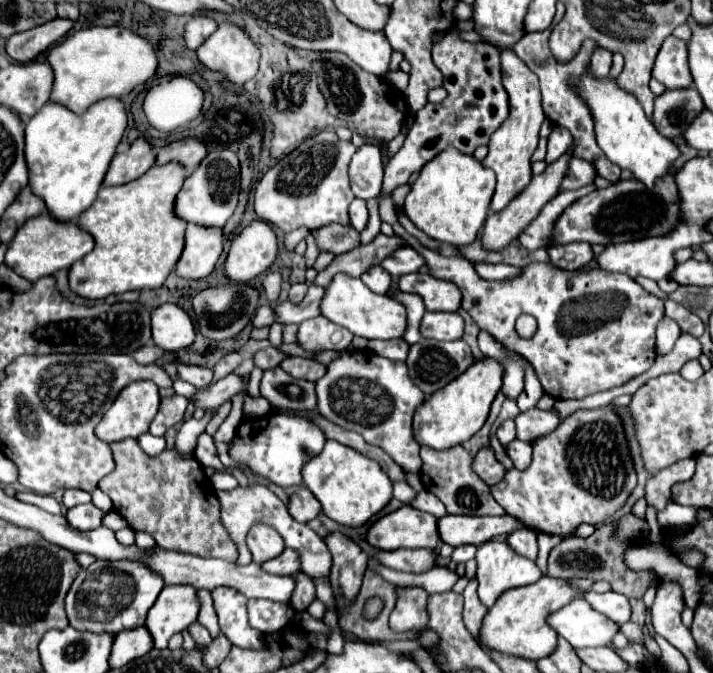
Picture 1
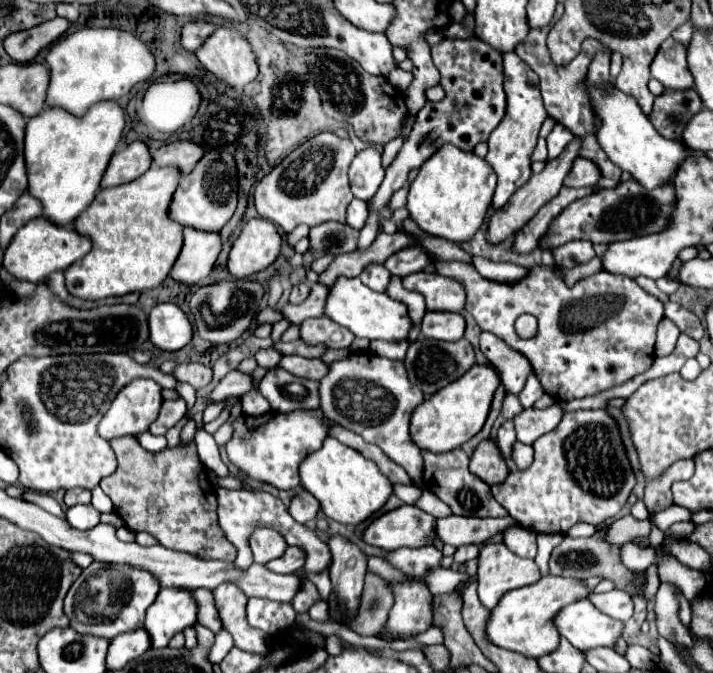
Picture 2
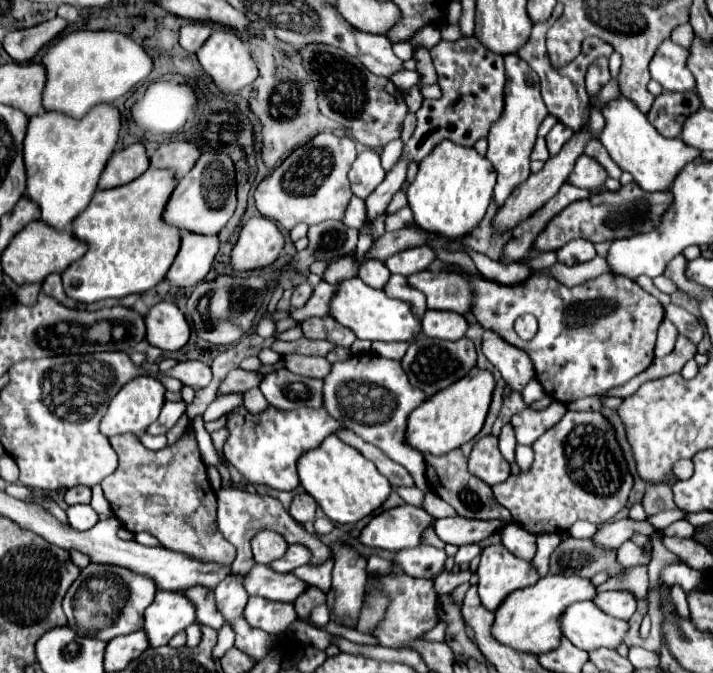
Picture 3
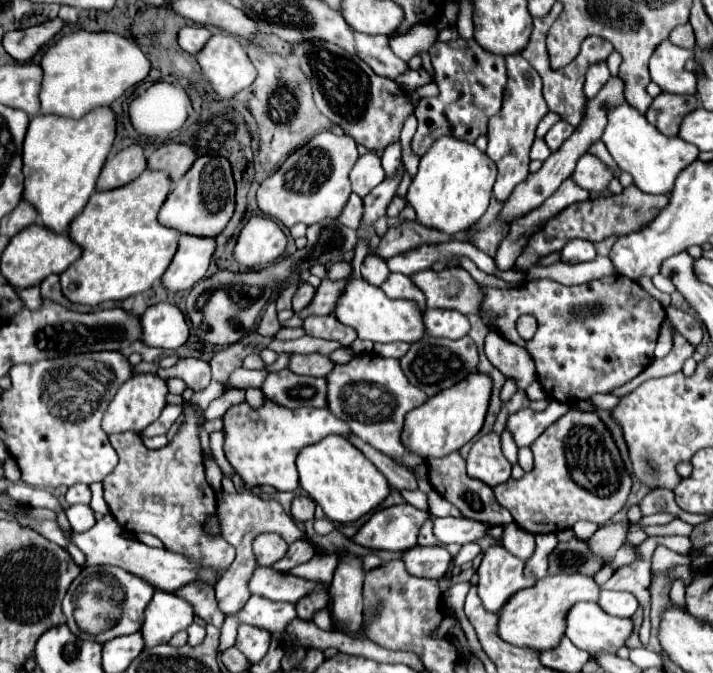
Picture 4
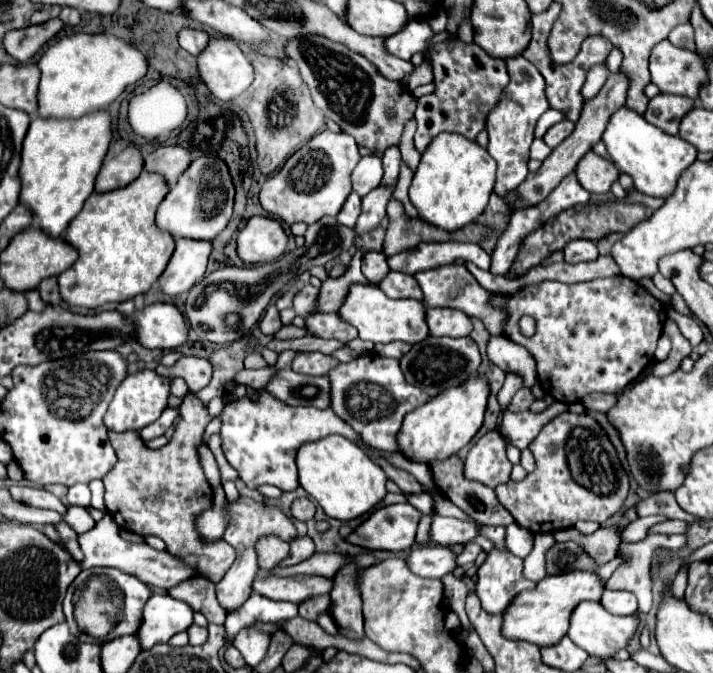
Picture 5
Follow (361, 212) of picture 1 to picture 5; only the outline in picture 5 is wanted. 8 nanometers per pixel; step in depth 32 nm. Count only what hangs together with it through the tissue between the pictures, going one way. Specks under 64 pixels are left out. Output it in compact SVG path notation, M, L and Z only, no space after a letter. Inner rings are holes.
M350 192L350 196L346 198L340 214L336 216L336 220L348 228L352 228L356 224L356 218L360 214L360 196L356 192Z

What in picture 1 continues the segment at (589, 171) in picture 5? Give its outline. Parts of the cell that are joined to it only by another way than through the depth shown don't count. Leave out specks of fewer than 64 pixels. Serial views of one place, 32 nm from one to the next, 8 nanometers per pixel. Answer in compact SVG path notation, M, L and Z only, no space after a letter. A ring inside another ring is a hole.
M572 158L560 188L562 190L576 190L580 186L594 184L596 176L598 176L598 172L596 172L596 168L592 164L588 164L586 160L580 160L580 158Z

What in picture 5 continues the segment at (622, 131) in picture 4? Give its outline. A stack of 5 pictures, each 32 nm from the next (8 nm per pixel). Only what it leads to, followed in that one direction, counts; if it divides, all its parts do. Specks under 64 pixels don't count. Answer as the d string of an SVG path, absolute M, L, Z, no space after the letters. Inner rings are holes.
M622 106L618 112L612 114L608 128L602 136L606 150L620 172L632 176L634 188L646 196L654 198L670 198L676 190L676 180L682 176L686 168L690 168L696 160L696 148L688 146L680 136L664 134L660 128L652 126L644 120L644 116L628 110Z

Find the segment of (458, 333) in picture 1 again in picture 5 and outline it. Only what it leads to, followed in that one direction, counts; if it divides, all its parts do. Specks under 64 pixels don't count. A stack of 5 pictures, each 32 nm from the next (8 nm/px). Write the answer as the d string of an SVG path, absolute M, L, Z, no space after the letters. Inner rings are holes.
M428 308L426 320L430 336L468 336L472 332L472 320L468 314L452 308Z

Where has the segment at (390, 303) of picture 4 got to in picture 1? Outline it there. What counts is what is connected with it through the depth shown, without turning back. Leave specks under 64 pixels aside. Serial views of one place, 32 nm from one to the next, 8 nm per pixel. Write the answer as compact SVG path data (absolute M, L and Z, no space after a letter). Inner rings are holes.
M336 276L330 286L326 286L326 294L322 300L322 314L348 328L354 336L362 338L380 338L380 340L392 340L392 338L404 338L404 332L408 328L406 320L406 308L390 298L388 294L374 294L370 288L360 278L350 278L350 276Z

